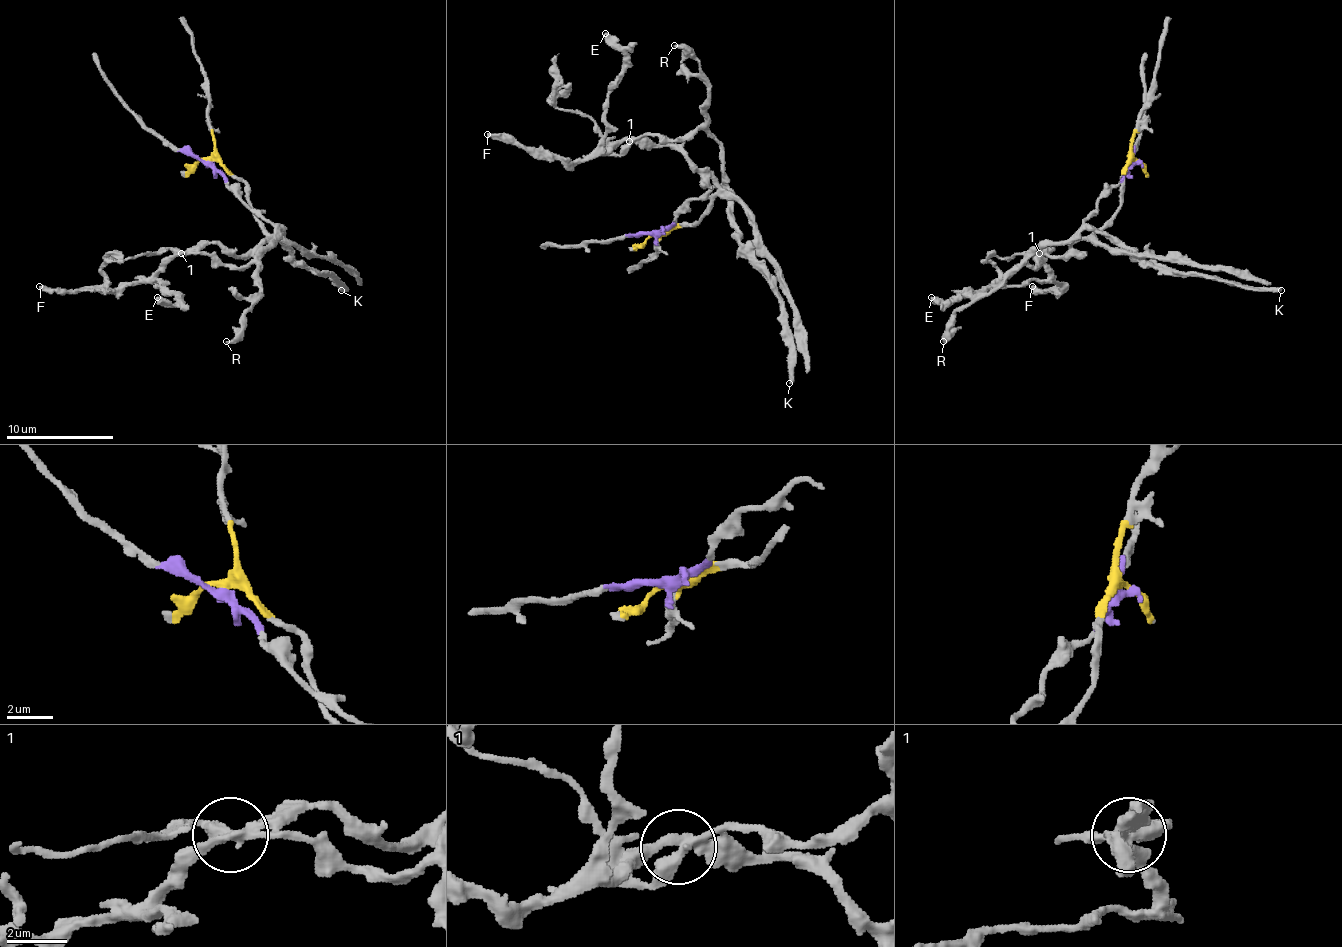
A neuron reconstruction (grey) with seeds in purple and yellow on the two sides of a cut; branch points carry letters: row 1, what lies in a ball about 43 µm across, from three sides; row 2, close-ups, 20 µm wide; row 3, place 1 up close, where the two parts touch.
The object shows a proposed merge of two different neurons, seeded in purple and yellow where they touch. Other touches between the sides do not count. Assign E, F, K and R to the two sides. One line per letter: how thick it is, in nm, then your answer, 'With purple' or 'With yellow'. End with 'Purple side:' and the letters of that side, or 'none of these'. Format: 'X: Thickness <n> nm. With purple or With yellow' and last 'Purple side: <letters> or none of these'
E: Thickness 480 nm. With yellow
F: Thickness 320 nm. With yellow
K: Thickness 320 nm. With purple
R: Thickness 260 nm. With purple
Purple side: K, R

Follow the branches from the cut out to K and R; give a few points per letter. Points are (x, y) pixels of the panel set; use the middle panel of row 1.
K: (656, 235), (691, 200), (715, 186), (725, 192), (728, 219), (744, 256), (779, 299), (790, 345), (790, 382)
R: (656, 235), (691, 200), (704, 197), (723, 181), (720, 144), (709, 133), (704, 74), (674, 44)

